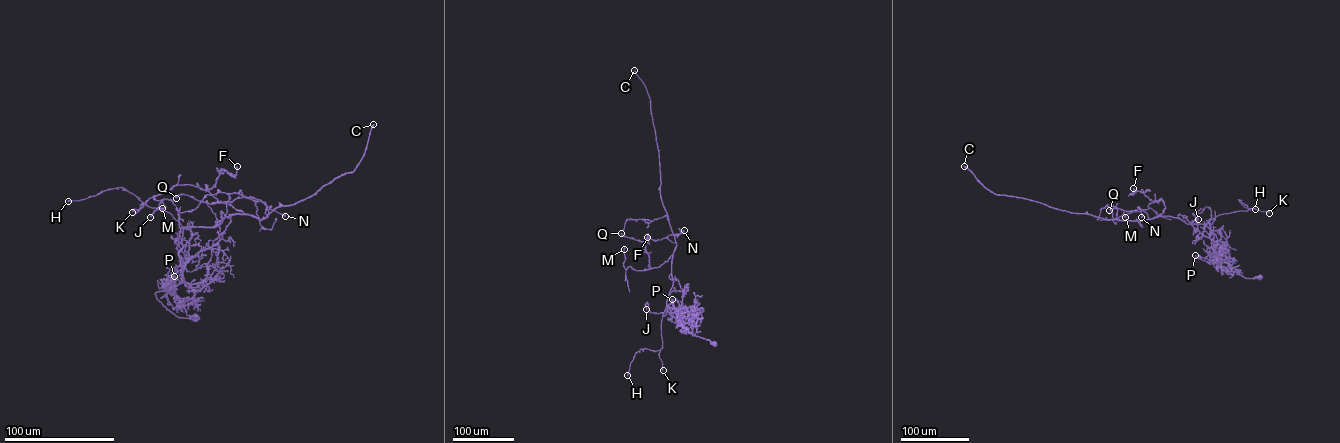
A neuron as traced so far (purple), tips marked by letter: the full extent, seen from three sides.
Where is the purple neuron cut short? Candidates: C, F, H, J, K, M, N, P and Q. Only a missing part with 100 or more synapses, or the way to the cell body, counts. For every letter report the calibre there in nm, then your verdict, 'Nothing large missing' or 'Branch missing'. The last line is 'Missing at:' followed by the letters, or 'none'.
C: Thickness 420 nm. Branch missing
F: Thickness 700 nm. Nothing large missing
H: Thickness 650 nm. Nothing large missing
J: Thickness 600 nm. Nothing large missing
K: Thickness 600 nm. Nothing large missing
M: Thickness 700 nm. Nothing large missing
N: Thickness 700 nm. Nothing large missing
P: Thickness 360 nm. Nothing large missing
Q: Thickness 650 nm. Nothing large missing
Missing at: C

